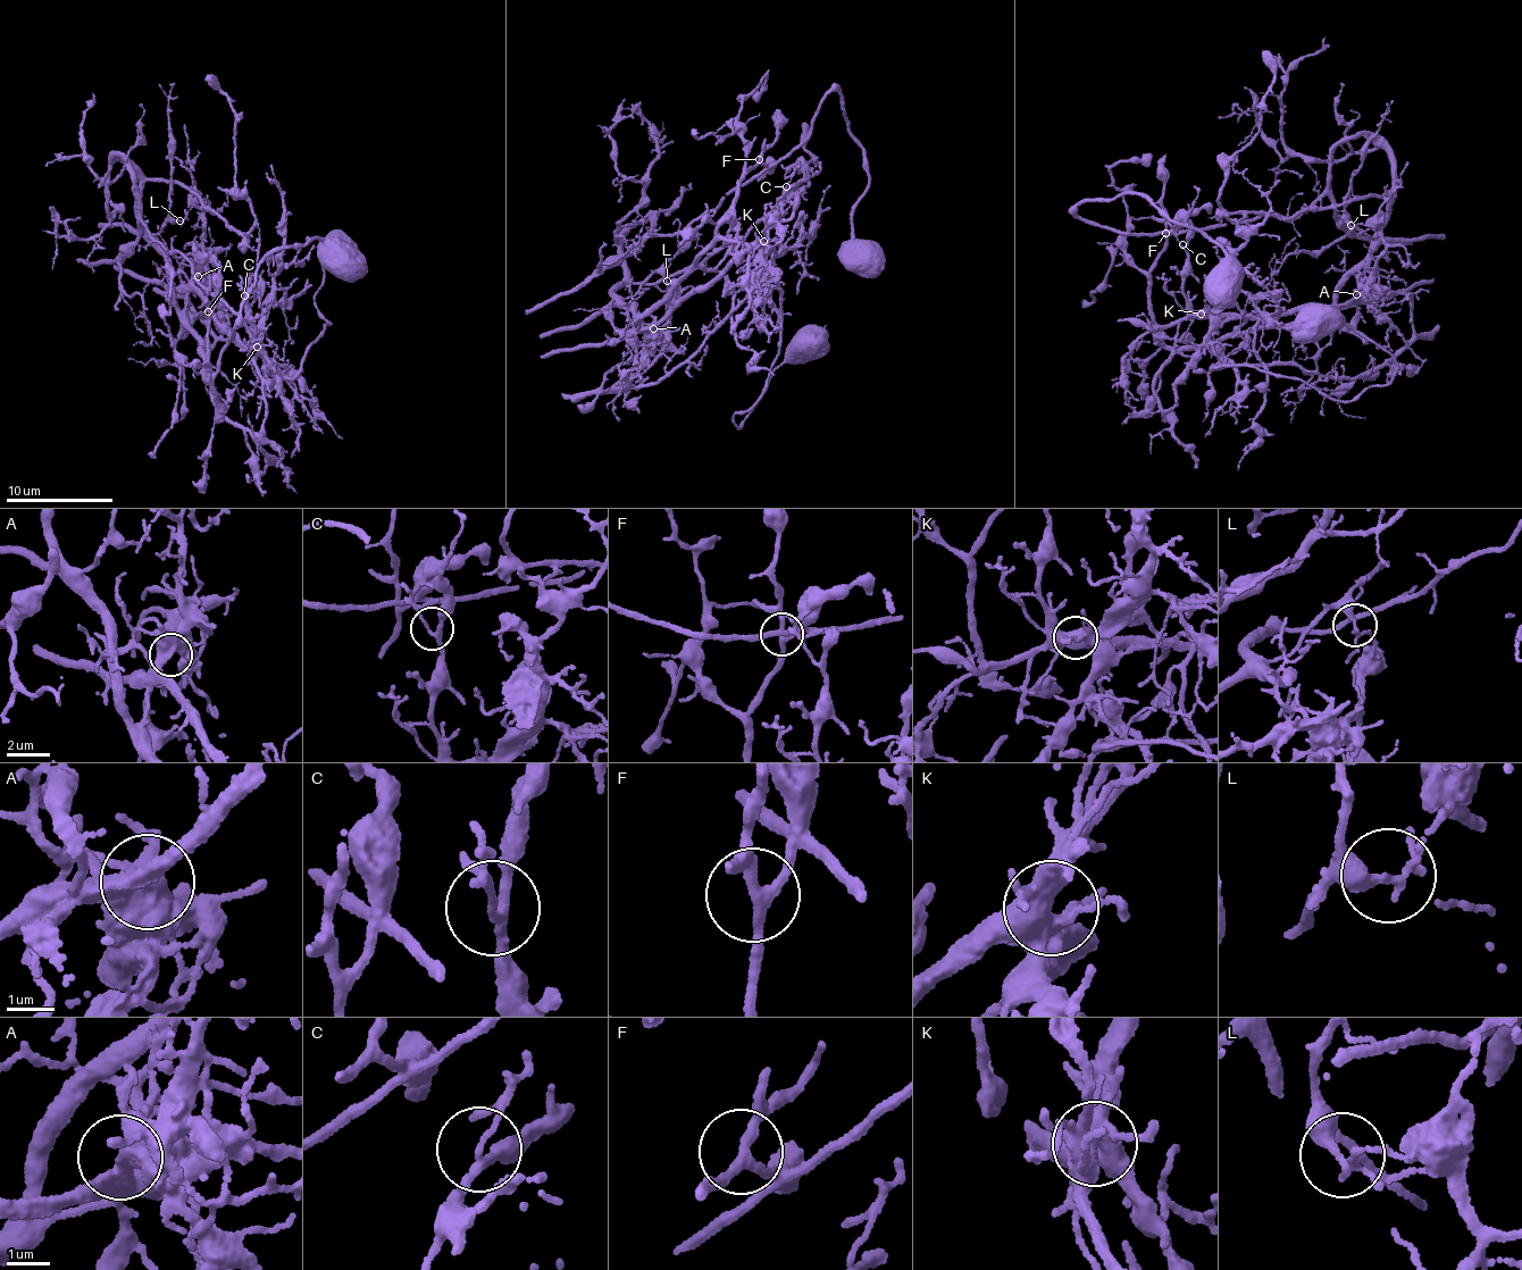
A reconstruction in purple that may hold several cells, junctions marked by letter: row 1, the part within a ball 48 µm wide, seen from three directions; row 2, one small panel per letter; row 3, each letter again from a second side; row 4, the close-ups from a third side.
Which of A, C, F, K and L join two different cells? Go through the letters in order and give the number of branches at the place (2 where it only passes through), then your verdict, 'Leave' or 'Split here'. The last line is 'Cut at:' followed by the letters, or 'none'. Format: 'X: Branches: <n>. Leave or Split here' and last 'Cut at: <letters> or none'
A: Branches: 5. Split here
C: Branches: 3. Leave
F: Branches: 3. Leave
K: Branches: 5. Leave
L: Branches: 3. Split here
Cut at: A, L

